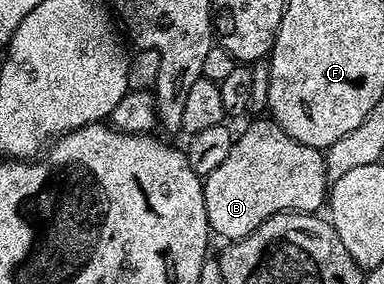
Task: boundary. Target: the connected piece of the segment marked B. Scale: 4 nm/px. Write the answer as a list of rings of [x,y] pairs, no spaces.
[[[253,119],[242,133],[236,134],[231,155],[211,175],[204,178],[203,188],[205,190],[205,206],[207,207],[207,219],[210,230],[226,242],[238,241],[251,231],[255,231],[266,221],[268,217],[276,213],[312,213],[326,204],[327,201],[327,166],[325,164],[325,153],[315,147],[307,147],[299,143],[293,137],[283,131],[283,127],[272,119]]]

